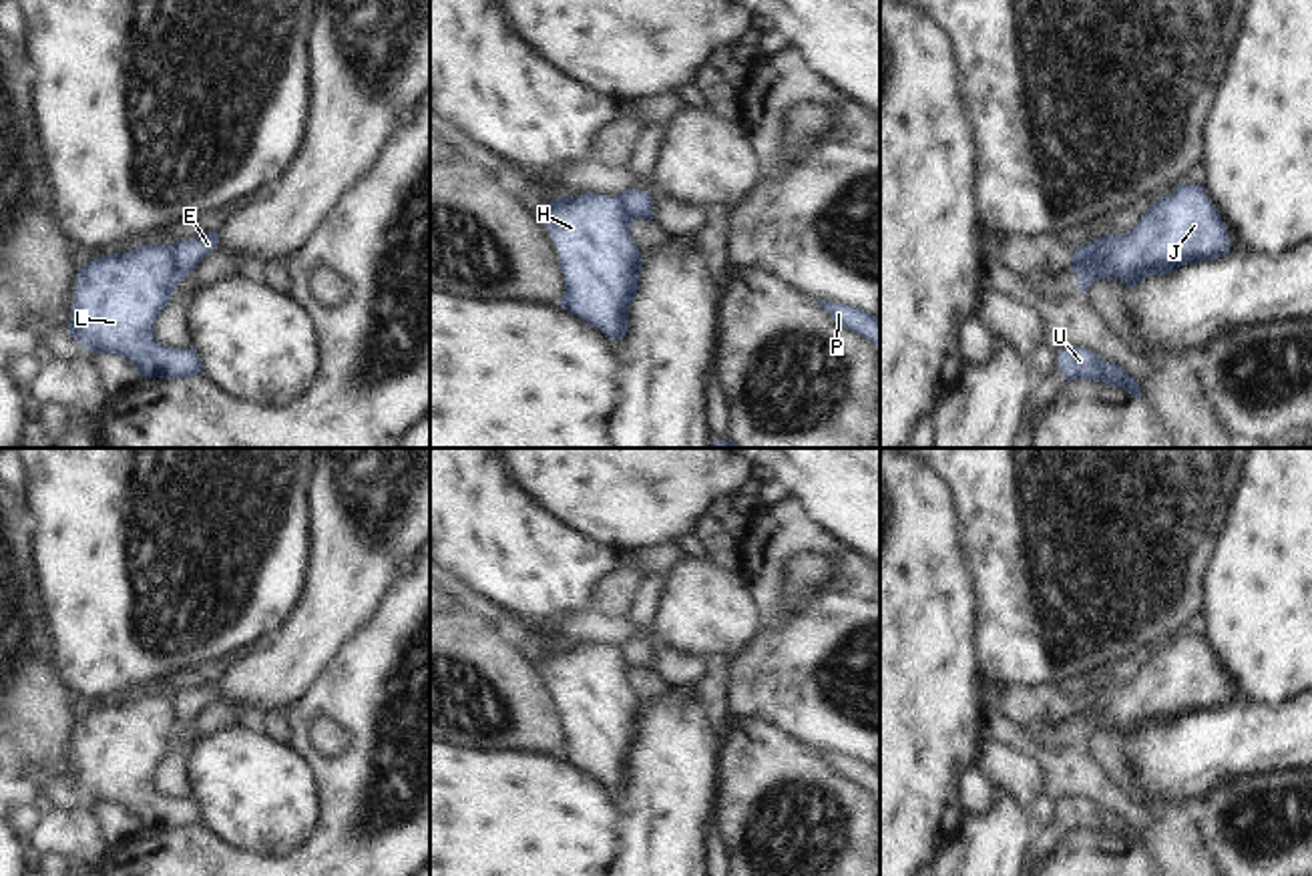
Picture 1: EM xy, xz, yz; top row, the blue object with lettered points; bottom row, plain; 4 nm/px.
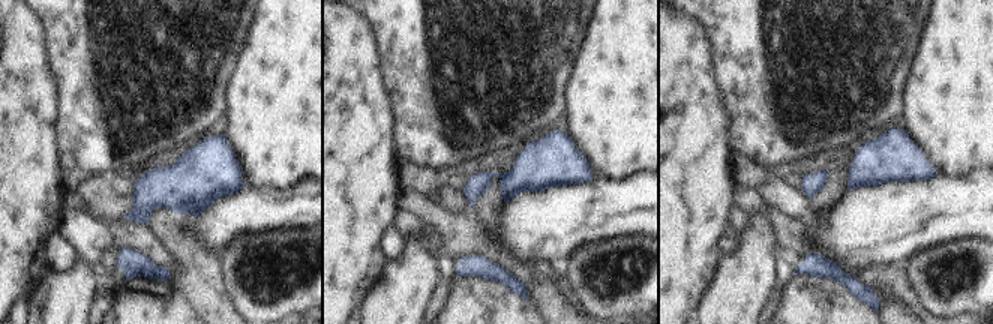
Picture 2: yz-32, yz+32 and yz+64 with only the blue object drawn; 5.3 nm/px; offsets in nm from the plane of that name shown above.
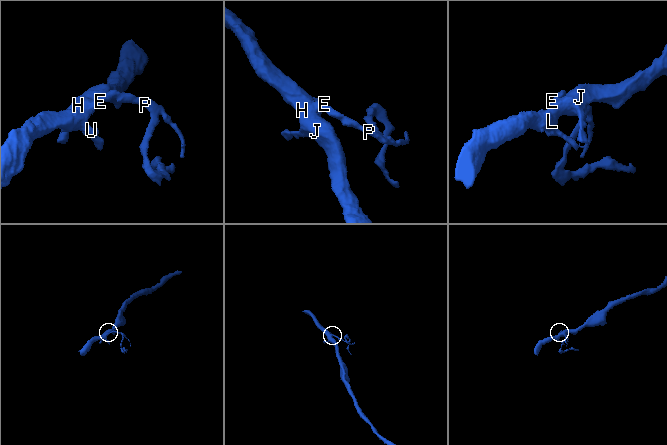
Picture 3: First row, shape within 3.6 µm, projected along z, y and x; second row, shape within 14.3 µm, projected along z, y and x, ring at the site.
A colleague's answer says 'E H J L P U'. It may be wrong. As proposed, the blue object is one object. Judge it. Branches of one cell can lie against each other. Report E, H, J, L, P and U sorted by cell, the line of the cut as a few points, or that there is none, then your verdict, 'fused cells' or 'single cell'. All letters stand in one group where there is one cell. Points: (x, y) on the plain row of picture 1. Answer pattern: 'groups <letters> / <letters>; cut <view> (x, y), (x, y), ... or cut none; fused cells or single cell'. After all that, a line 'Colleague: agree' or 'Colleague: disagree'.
groups E P / H J L U; cut yz (1100, 690), (1085, 710), (1085, 736); fused cells
Colleague: disagree

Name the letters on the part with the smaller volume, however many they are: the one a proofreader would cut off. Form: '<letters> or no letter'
E, P

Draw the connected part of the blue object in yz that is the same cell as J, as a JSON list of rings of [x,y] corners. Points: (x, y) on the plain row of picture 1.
[[[1183,635],[1153,653],[1137,677],[1125,685],[1101,685],[1085,709],[1087,737],[1099,729],[1119,729],[1129,739],[1151,723],[1169,725],[1191,713],[1230,703],[1230,685],[1201,635]]]

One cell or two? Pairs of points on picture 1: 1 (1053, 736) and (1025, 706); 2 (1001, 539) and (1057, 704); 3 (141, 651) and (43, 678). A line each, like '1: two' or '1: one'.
1: one
2: two
3: two

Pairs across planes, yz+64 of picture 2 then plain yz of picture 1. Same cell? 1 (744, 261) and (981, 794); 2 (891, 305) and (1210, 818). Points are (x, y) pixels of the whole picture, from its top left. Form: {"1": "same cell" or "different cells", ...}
{"1": "different cells", "2": "different cells"}

